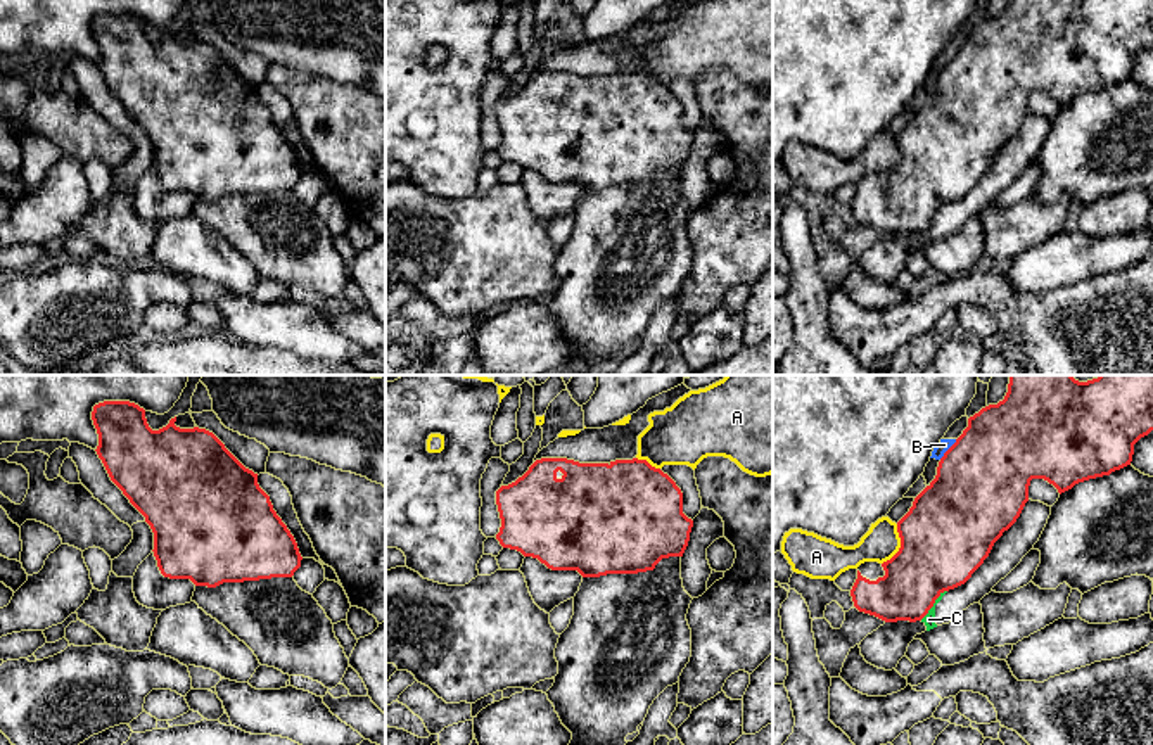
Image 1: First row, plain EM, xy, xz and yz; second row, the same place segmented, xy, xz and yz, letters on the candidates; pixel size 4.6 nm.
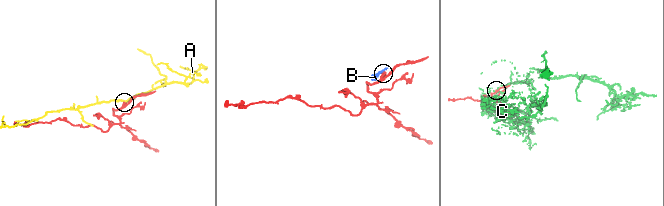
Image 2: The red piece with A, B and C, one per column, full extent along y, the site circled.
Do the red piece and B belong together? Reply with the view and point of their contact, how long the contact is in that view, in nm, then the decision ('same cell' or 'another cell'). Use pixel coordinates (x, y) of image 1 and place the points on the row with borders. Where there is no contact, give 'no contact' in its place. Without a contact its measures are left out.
meets red in yz at (948, 450); contact 130 nm long; another cell

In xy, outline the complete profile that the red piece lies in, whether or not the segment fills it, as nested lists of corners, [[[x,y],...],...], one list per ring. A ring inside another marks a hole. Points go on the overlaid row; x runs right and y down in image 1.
[[[130,401],[99,403],[92,420],[99,434],[95,451],[111,481],[150,525],[152,551],[164,577],[216,588],[223,583],[292,577],[301,567],[297,543],[259,487],[258,474],[245,468],[213,432],[180,429],[176,417],[152,430],[145,410]]]

